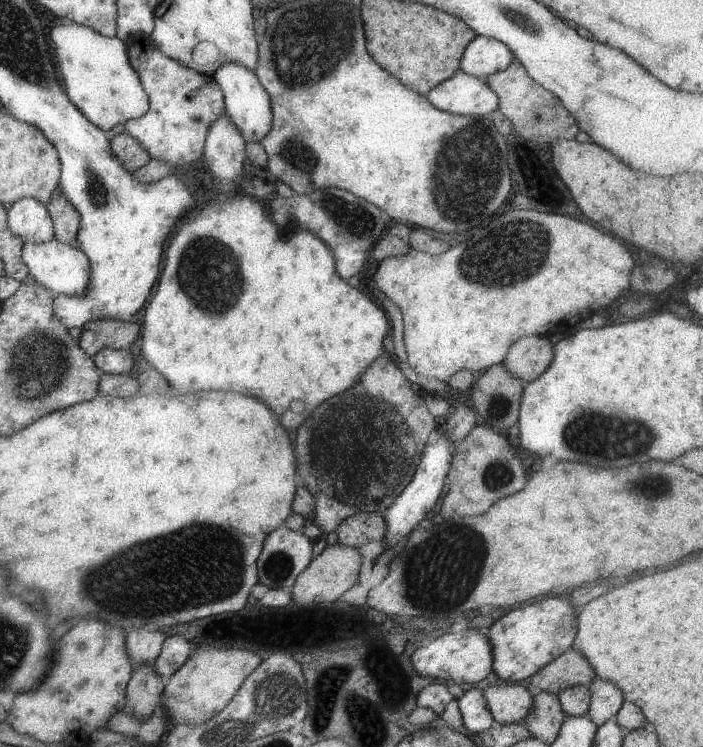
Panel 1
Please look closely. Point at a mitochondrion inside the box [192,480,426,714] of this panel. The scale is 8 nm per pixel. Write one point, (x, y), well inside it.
(278, 566)

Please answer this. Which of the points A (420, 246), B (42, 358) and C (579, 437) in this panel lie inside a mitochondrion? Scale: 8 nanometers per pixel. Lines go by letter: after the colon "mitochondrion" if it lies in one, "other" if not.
A: other
B: mitochondrion
C: mitochondrion

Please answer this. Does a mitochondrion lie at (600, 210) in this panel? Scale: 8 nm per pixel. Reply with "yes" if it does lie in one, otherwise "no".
no

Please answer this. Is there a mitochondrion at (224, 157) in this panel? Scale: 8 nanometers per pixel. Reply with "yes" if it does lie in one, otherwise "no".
no

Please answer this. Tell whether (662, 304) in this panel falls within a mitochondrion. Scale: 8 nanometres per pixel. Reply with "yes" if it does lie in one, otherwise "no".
no

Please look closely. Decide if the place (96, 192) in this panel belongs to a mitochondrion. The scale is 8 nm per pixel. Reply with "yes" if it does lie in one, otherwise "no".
yes

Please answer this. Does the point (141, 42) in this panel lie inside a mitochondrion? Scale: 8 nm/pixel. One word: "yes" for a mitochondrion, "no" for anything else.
no

